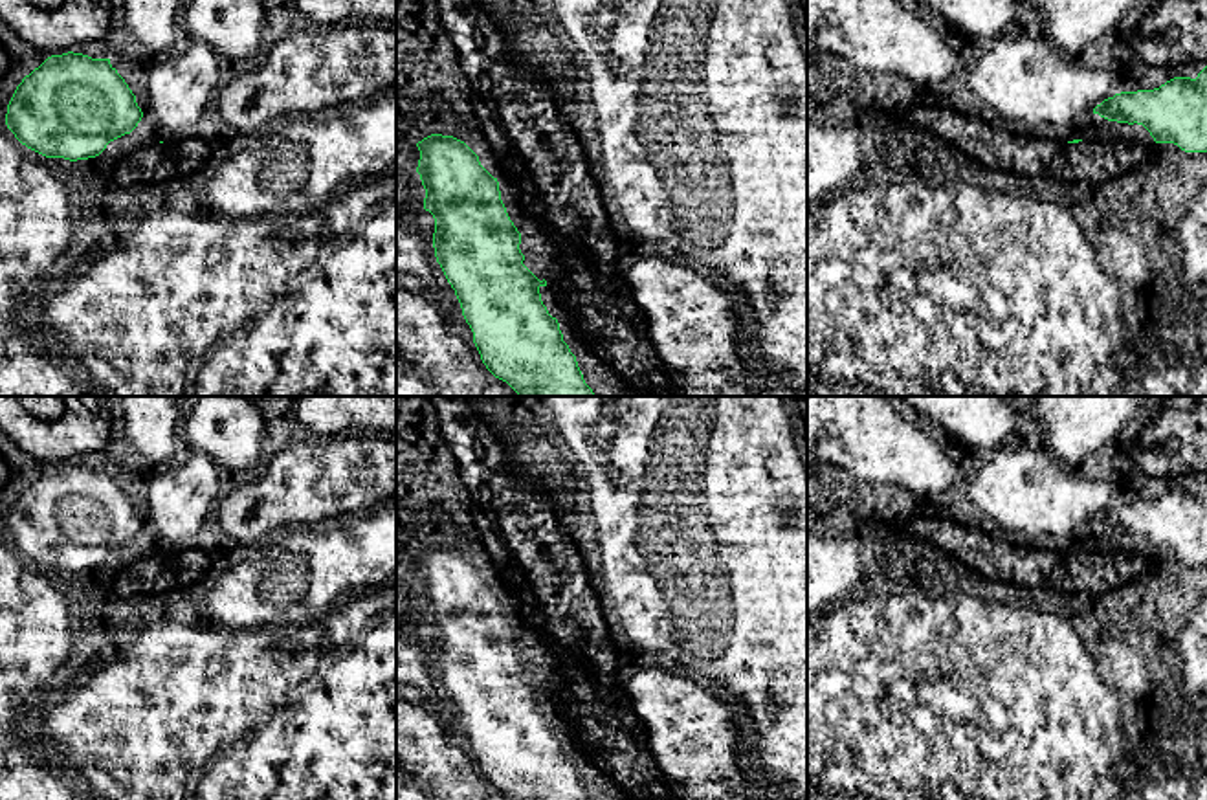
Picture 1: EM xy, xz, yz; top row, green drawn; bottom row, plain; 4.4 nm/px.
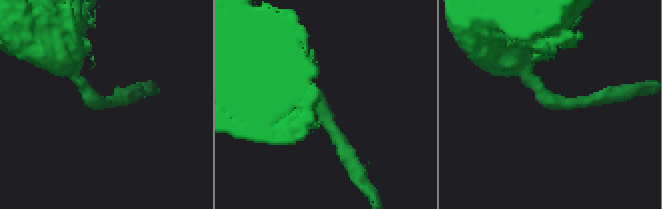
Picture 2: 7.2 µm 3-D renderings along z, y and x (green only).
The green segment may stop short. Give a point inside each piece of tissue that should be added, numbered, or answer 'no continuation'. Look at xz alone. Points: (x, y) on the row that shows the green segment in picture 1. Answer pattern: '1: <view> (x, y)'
no continuation

